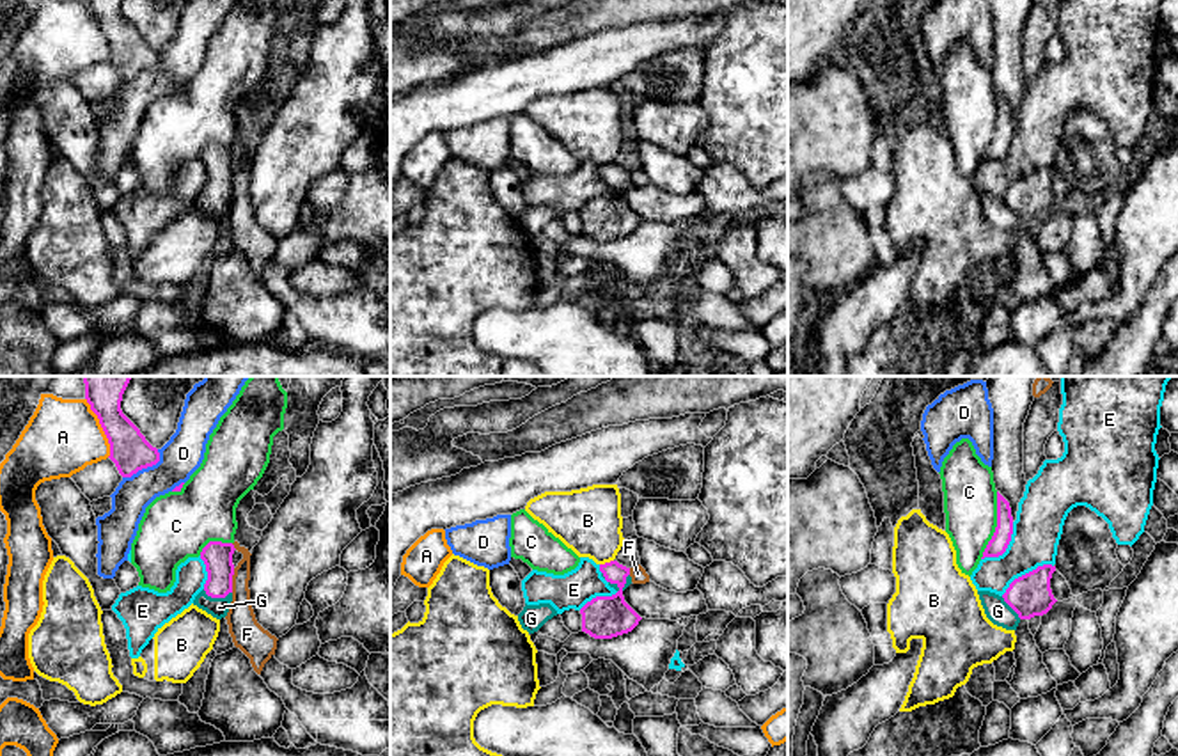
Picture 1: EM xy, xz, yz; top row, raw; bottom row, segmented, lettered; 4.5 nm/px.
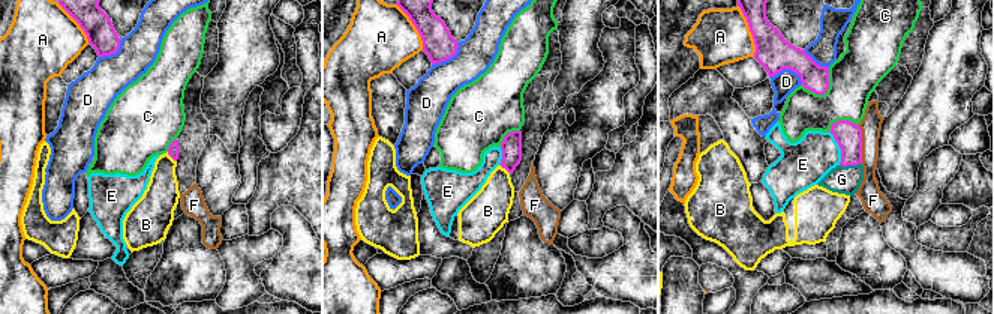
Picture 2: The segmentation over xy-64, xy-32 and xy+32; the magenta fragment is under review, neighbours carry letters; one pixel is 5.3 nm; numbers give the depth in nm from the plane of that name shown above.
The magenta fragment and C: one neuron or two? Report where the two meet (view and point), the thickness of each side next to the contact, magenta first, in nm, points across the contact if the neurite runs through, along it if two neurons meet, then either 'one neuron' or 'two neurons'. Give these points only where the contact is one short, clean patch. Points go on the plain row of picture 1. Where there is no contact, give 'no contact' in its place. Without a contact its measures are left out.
meets magenta in yz at (997, 128); 90 nm thick on the magenta side, 240 nm on the other; two neurons

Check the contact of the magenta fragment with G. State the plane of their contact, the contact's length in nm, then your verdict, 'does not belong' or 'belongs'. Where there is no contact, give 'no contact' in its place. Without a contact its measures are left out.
xy | 140 nm | belongs

